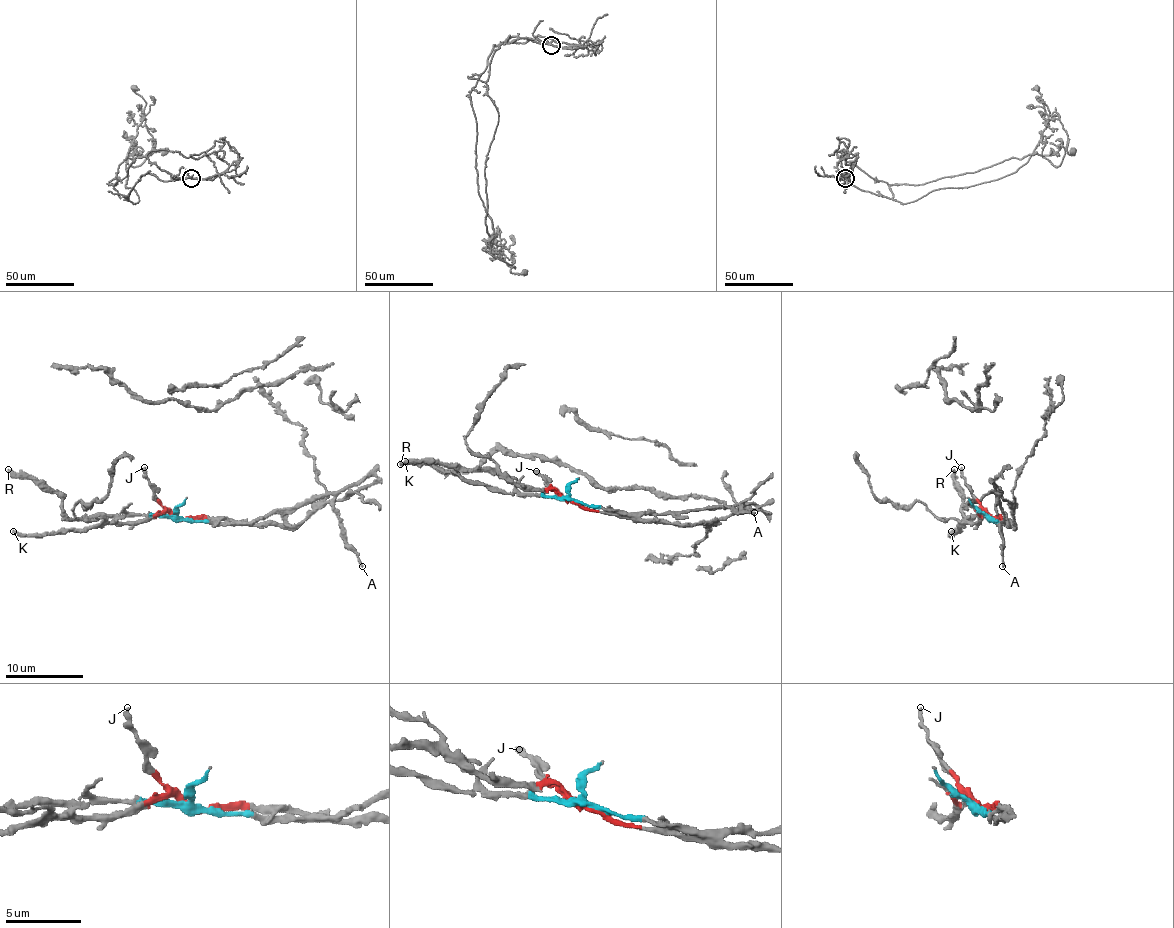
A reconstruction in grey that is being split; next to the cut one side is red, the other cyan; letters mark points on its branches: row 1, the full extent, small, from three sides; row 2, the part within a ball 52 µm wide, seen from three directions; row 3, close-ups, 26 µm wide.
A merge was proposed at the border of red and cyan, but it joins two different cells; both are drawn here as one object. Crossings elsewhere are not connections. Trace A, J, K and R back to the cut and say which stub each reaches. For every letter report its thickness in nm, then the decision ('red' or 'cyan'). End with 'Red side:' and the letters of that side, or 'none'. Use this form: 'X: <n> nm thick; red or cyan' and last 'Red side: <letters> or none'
A: 190 nm thick; cyan
J: 280 nm thick; red
K: 440 nm thick; red
R: 460 nm thick; cyan
Red side: J, K

